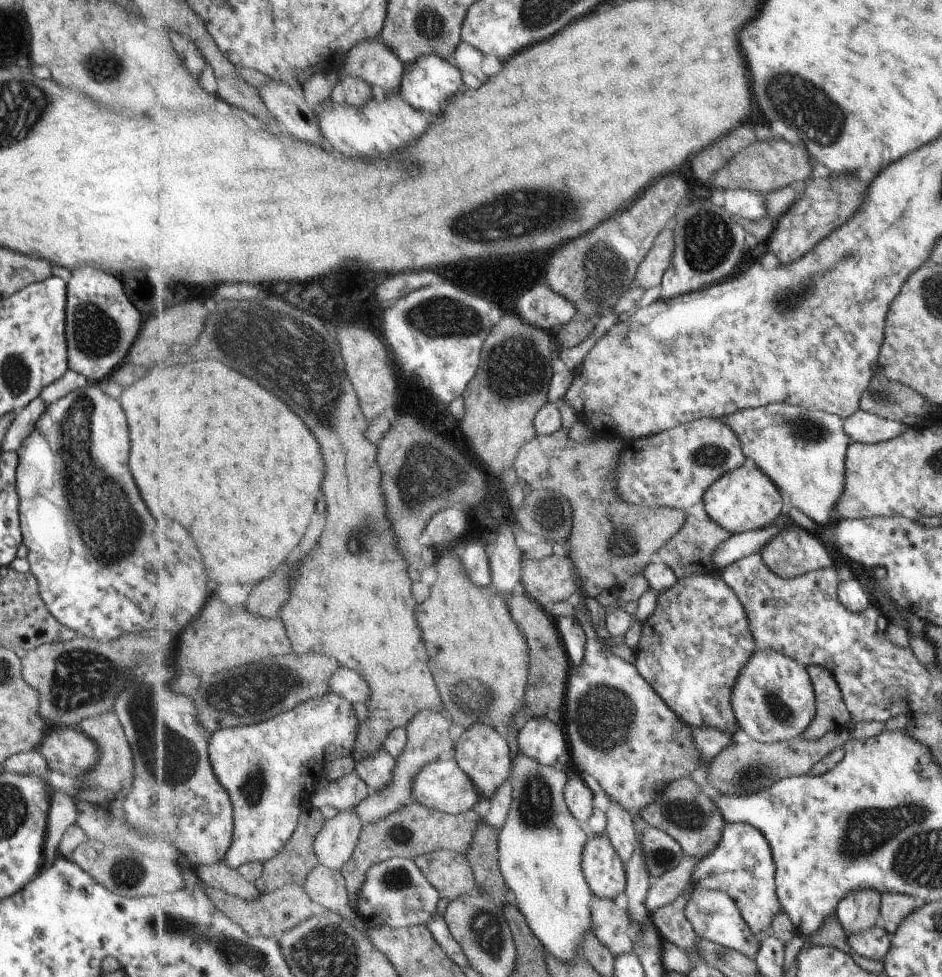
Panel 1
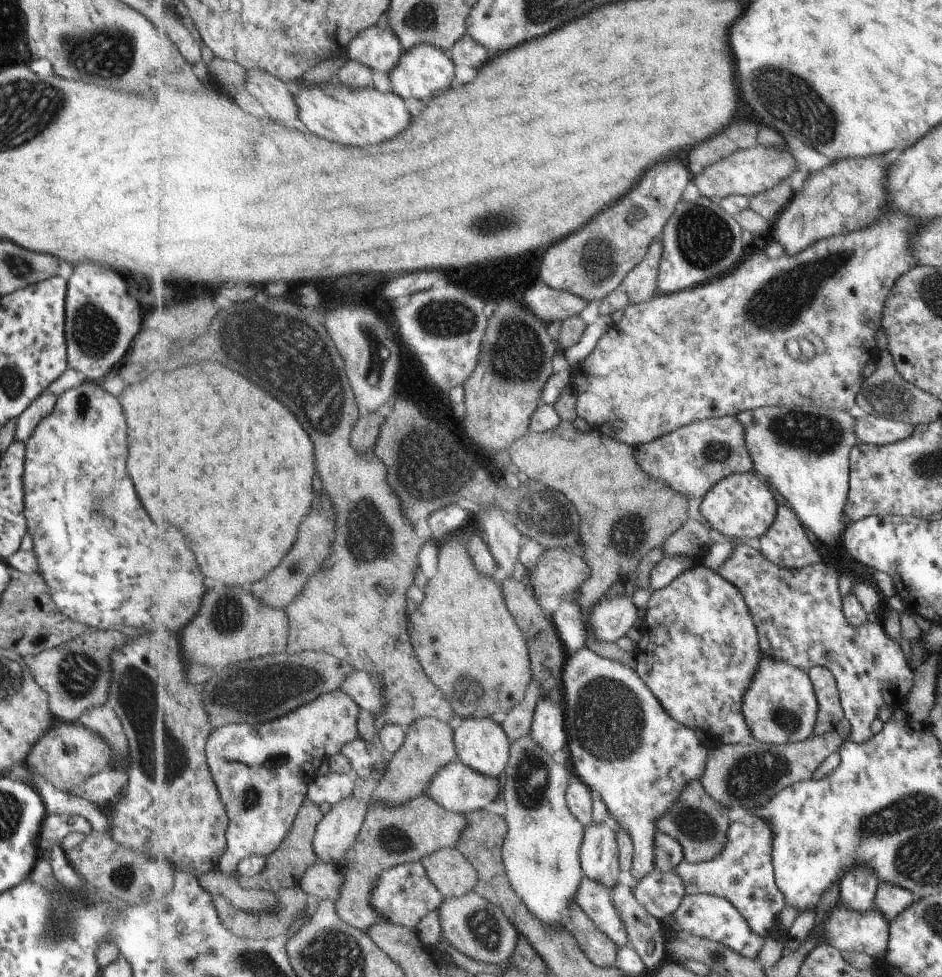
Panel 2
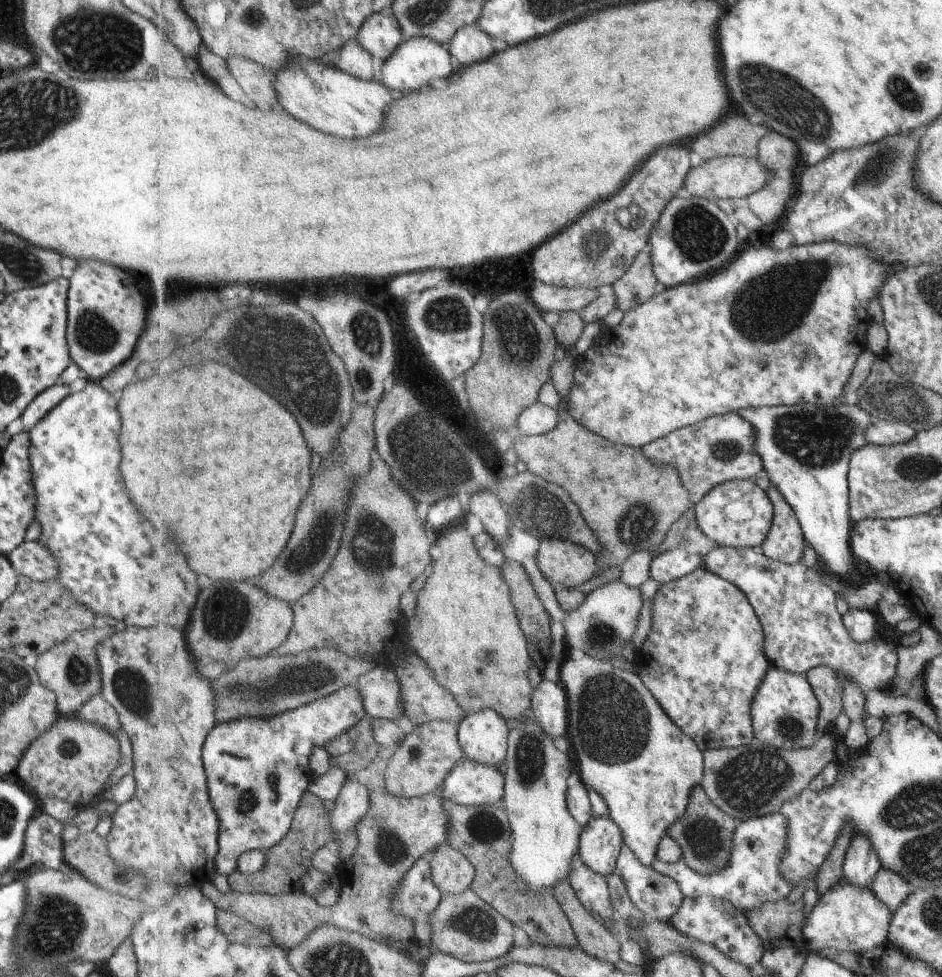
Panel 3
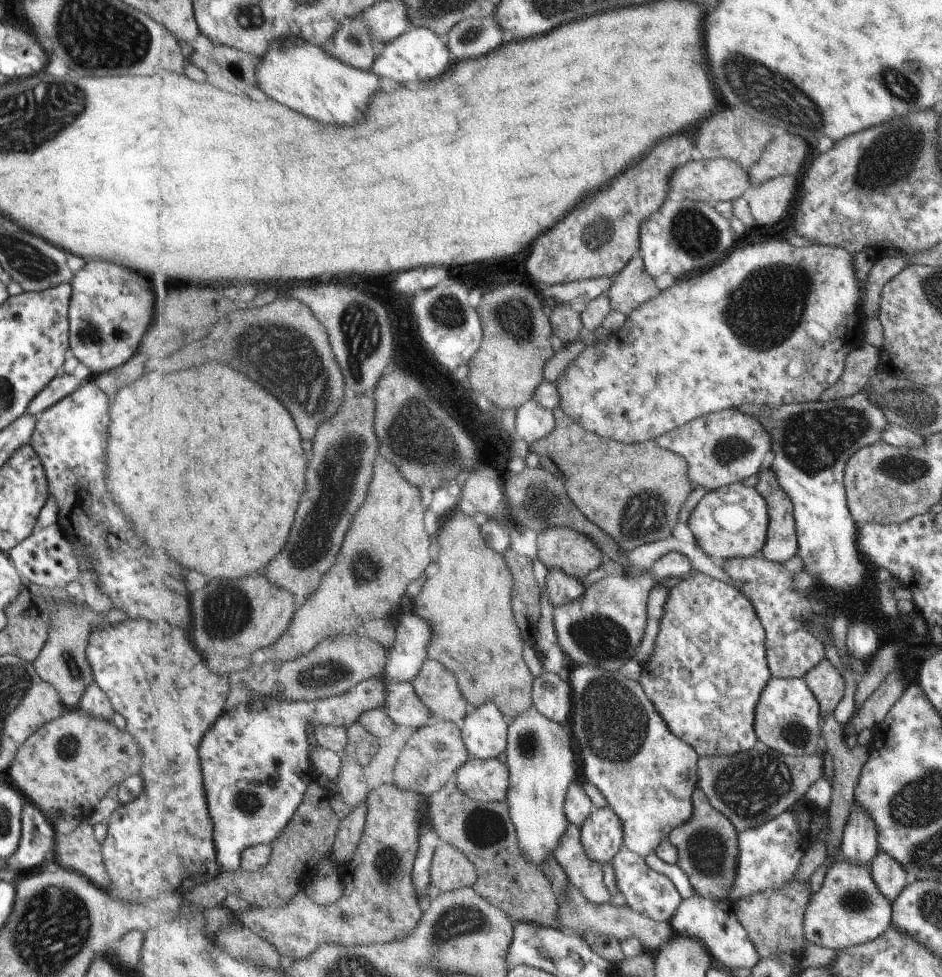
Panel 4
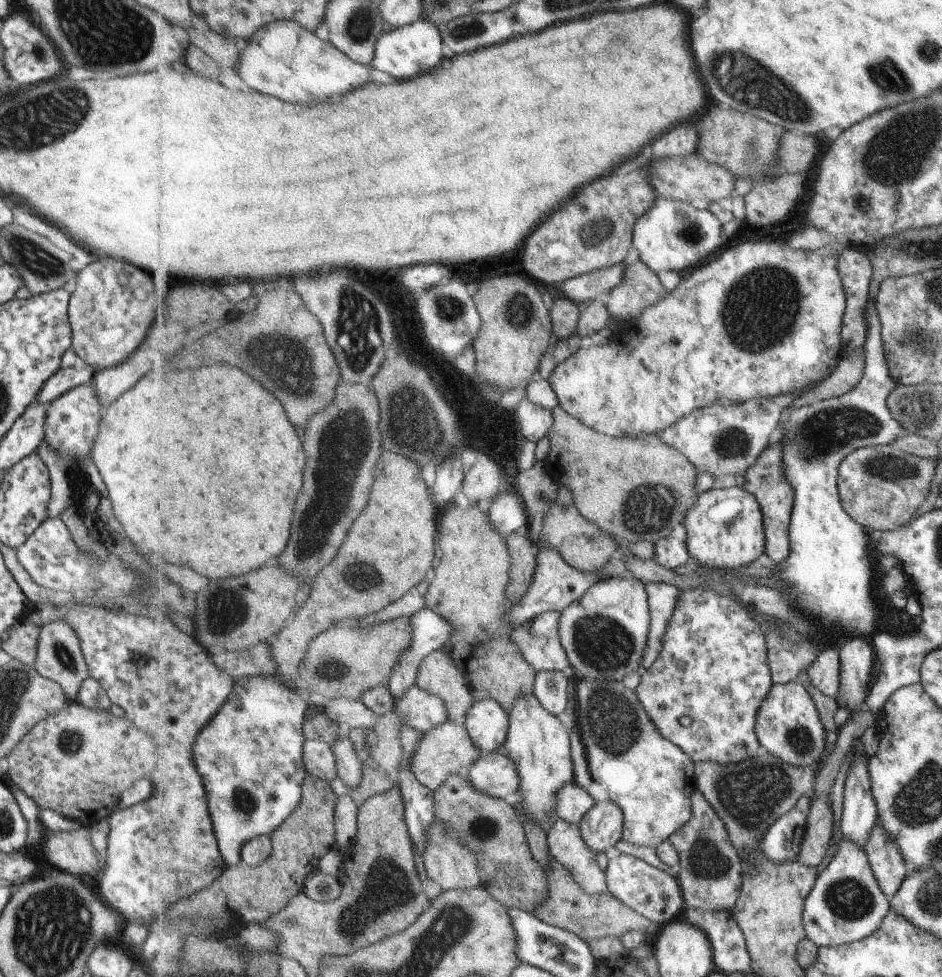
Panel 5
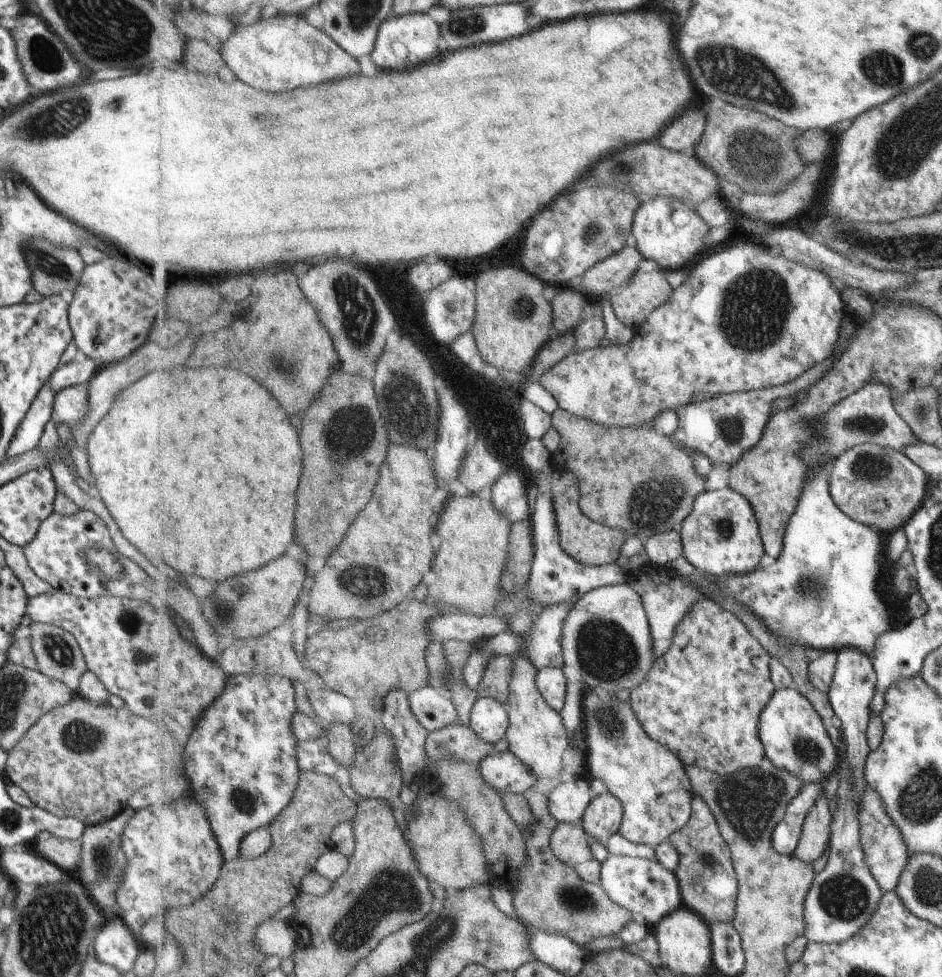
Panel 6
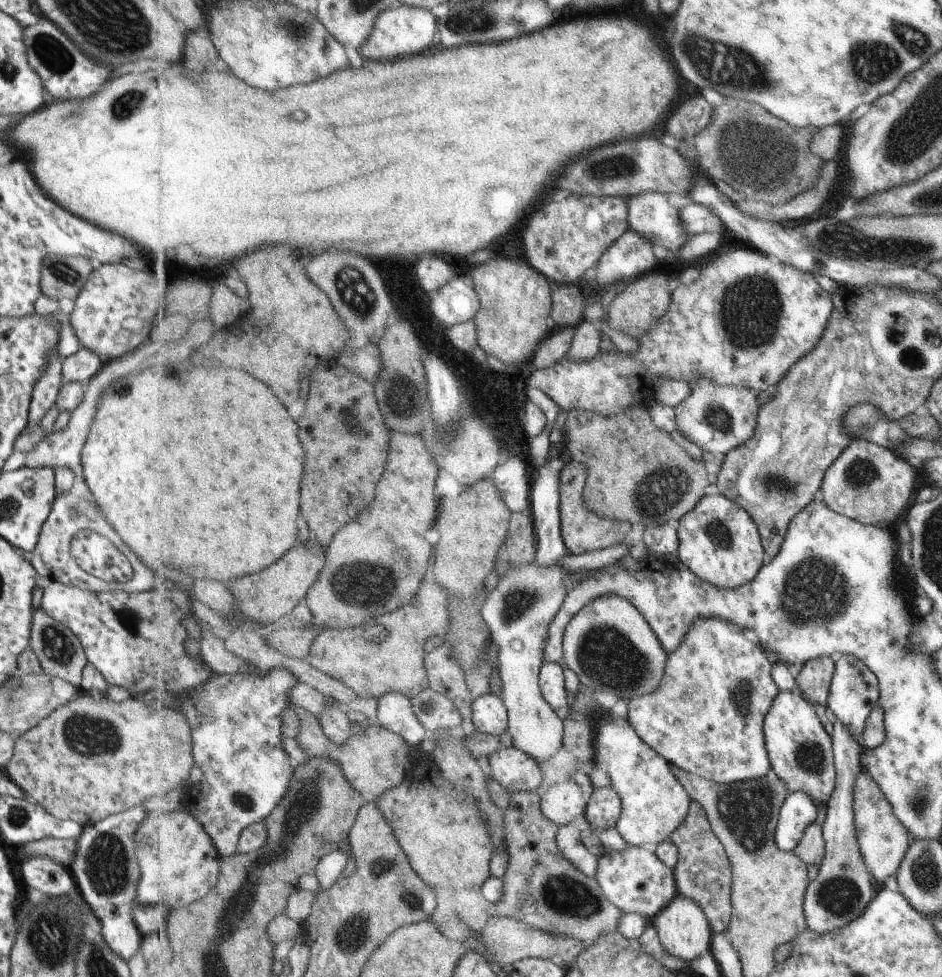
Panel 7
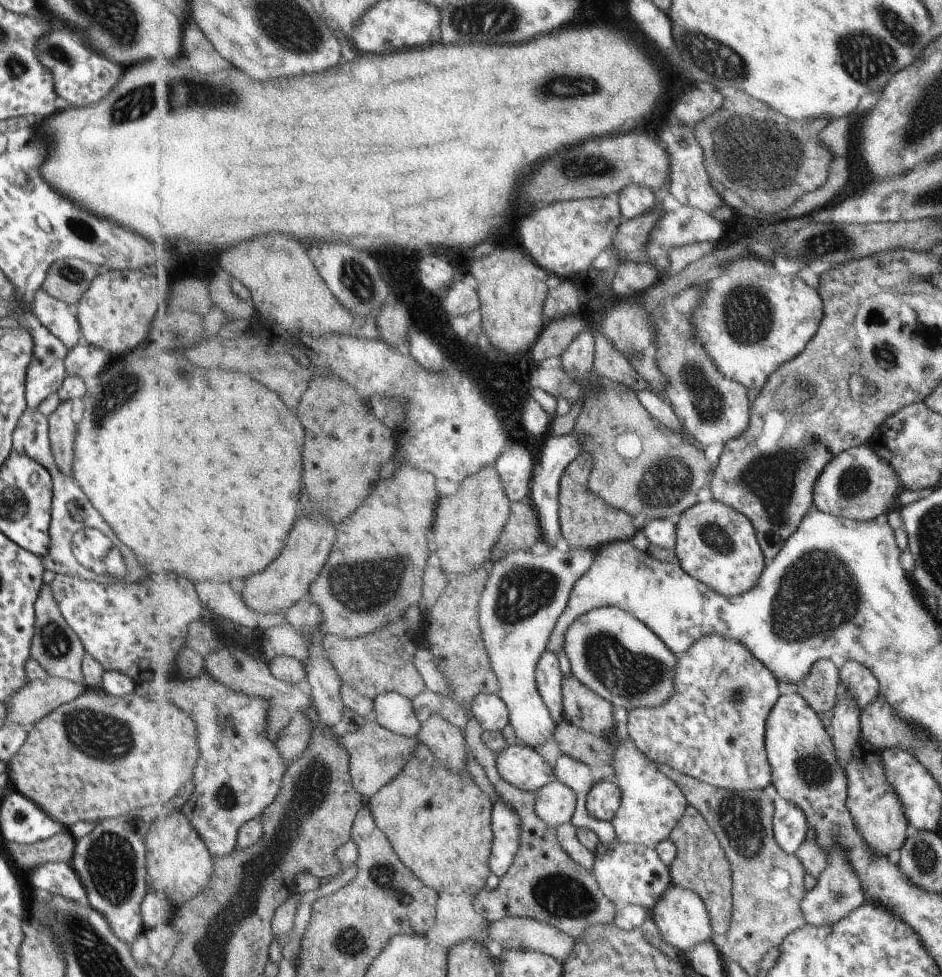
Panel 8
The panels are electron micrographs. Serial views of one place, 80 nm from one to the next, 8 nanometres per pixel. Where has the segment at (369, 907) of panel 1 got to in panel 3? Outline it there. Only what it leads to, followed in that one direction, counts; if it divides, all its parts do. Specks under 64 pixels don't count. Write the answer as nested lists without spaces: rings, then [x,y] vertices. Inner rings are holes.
[[[431,854],[421,857],[411,867],[395,898],[395,910],[413,920],[430,916],[442,897],[432,877],[430,860]]]

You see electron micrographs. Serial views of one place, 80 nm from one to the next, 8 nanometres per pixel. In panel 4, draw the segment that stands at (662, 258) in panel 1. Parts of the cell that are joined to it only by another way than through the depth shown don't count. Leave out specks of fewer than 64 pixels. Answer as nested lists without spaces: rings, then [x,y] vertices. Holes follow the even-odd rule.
[[[641,254],[635,255],[615,276],[609,291],[612,309],[623,313],[626,317],[662,292],[655,282],[655,277],[646,269]]]

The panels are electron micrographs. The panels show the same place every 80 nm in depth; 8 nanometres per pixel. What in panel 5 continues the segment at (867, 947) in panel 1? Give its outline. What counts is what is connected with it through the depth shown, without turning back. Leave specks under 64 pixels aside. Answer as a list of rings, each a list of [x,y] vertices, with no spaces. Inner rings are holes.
[[[840,839],[835,854],[818,873],[814,889],[806,898],[806,936],[818,947],[844,945],[864,939],[882,923],[881,919],[889,908],[888,899],[876,883],[865,853],[853,841]]]

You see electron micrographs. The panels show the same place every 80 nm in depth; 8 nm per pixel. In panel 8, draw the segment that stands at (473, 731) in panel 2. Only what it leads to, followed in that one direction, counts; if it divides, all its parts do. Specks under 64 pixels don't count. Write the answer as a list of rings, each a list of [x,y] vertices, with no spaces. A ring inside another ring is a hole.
[[[478,693],[471,702],[471,710],[484,730],[503,730],[510,722],[508,706],[498,693]]]

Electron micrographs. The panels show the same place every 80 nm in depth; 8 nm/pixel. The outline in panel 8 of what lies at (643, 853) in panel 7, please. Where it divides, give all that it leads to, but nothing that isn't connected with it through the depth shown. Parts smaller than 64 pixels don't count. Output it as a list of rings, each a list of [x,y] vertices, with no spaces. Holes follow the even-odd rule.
[[[621,841],[609,842],[606,846],[601,845],[594,855],[595,860],[591,871],[601,890],[618,906],[639,905],[651,912],[666,890],[671,885],[675,885],[671,866],[663,862],[656,847]]]

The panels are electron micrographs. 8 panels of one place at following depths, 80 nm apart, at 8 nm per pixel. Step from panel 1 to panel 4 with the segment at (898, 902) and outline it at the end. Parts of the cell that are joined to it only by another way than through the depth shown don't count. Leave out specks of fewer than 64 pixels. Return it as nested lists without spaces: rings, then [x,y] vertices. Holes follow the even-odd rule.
[[[879,848],[870,860],[869,868],[875,886],[889,902],[894,901],[897,894],[910,881],[899,862]]]

